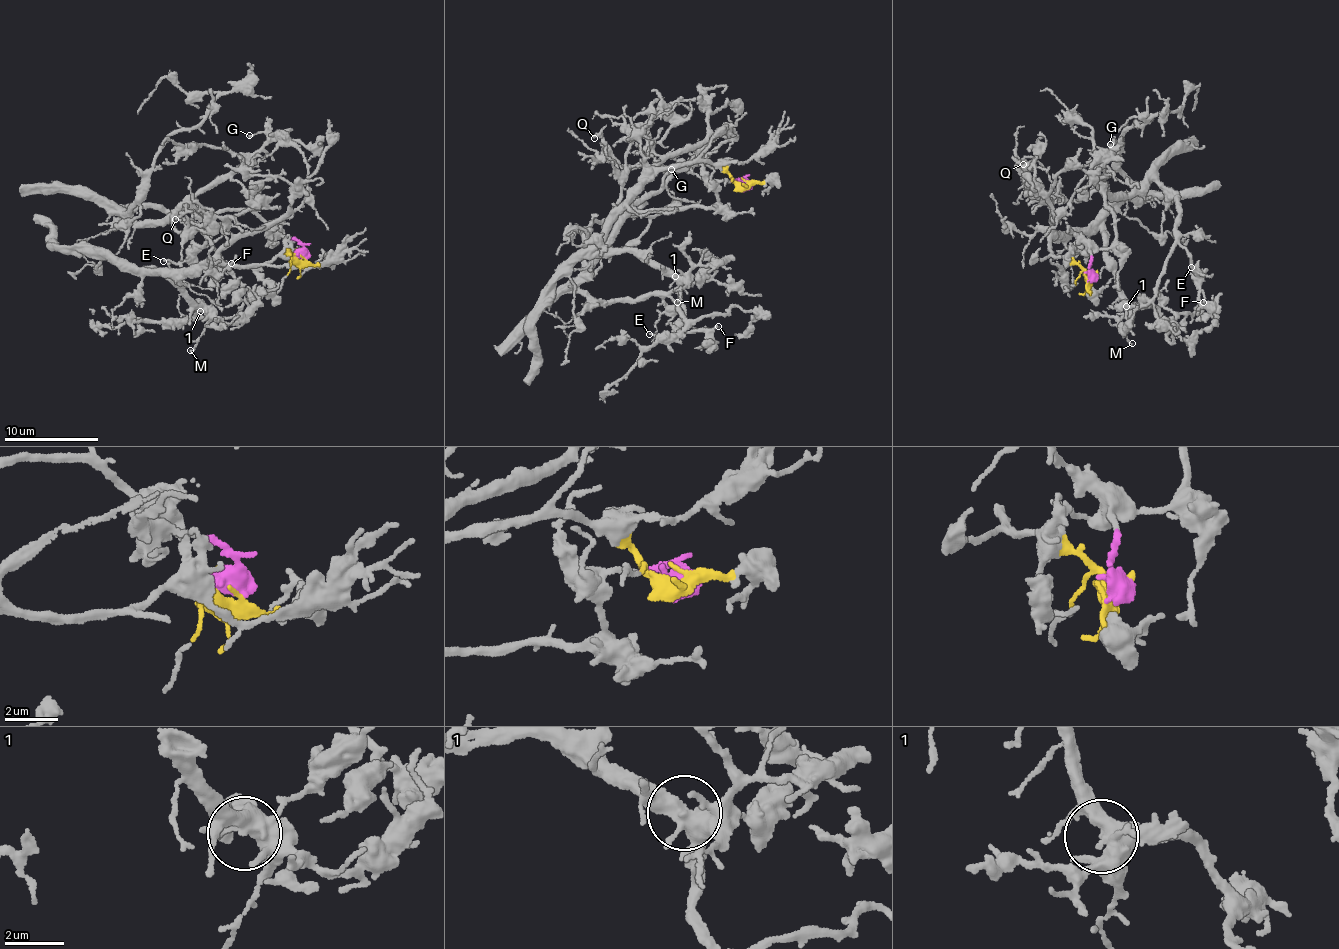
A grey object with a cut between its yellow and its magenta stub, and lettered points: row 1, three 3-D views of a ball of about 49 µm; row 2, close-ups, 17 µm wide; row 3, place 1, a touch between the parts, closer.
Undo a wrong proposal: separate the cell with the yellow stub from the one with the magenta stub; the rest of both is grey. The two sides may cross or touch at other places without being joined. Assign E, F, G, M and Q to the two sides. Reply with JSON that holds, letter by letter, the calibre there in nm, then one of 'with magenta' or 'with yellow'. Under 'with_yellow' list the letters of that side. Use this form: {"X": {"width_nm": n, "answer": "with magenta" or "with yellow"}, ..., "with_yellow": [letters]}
{"E": {"width_nm": 160, "answer": "with magenta"}, "F": {"width_nm": 130, "answer": "with magenta"}, "G": {"width_nm": 120, "answer": "with magenta"}, "M": {"width_nm": 140, "answer": "with yellow"}, "Q": {"width_nm": 120, "answer": "with magenta"}, "with_yellow": ["M"]}

